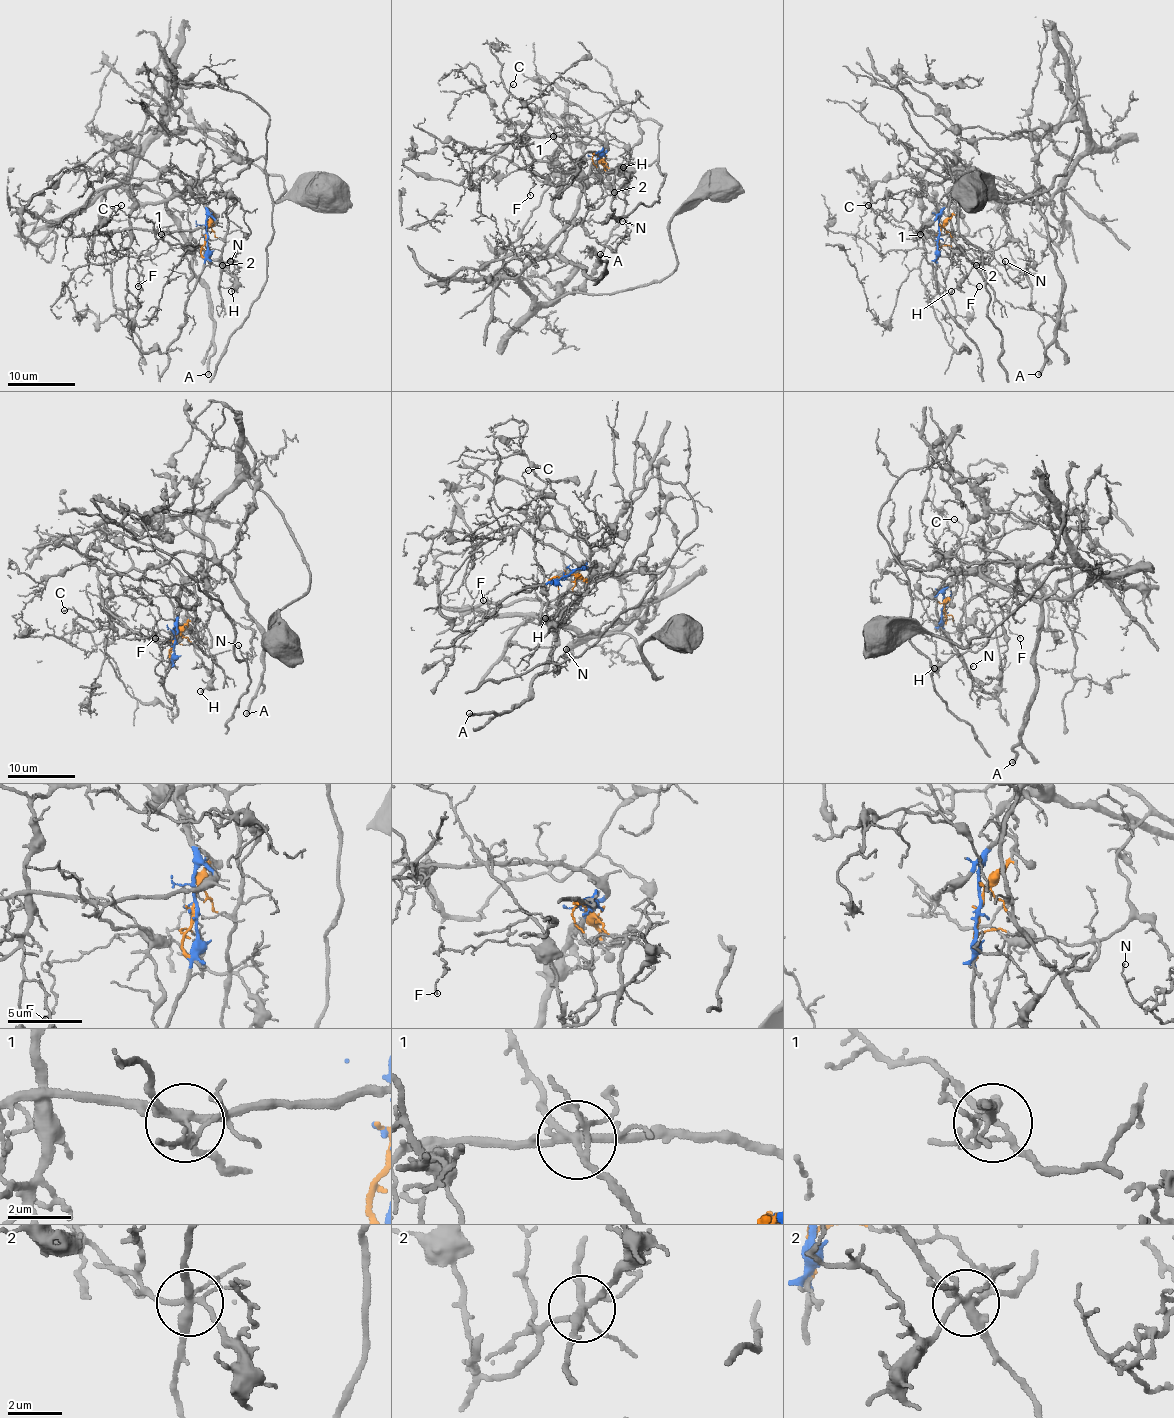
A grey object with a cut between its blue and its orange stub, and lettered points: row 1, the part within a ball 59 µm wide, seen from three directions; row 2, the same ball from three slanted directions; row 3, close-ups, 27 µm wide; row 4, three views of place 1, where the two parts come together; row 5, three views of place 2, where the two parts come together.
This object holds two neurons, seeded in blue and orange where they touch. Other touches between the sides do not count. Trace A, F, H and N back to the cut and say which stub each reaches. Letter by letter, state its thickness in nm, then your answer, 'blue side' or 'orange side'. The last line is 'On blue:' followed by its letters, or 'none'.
A: 320 nm | orange side
F: 80 nm | orange side
H: 150 nm | orange side
N: 100 nm | orange side
On blue: none

